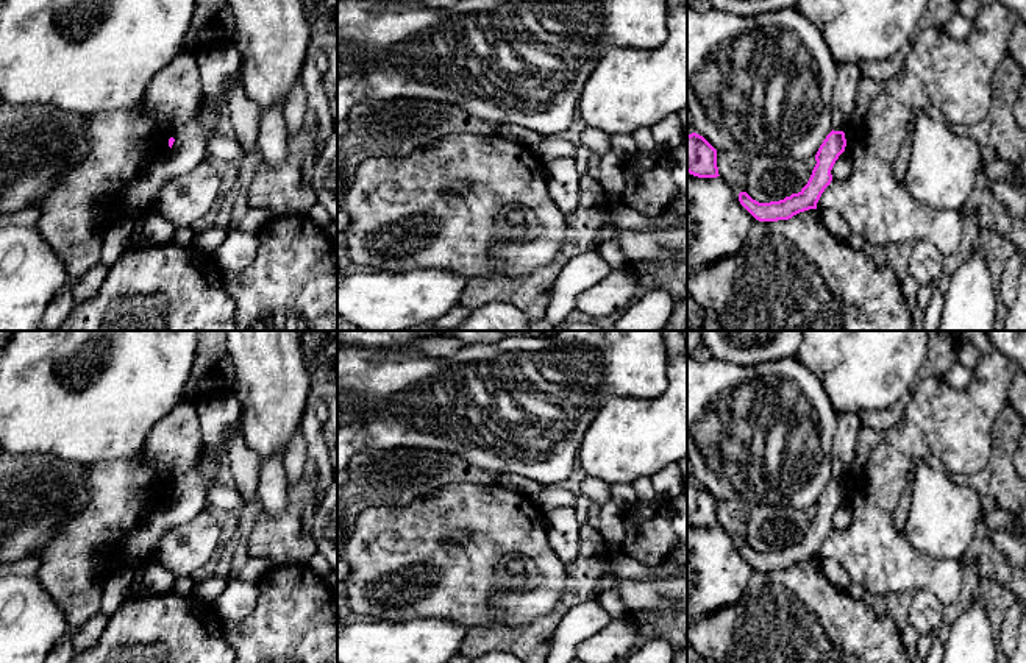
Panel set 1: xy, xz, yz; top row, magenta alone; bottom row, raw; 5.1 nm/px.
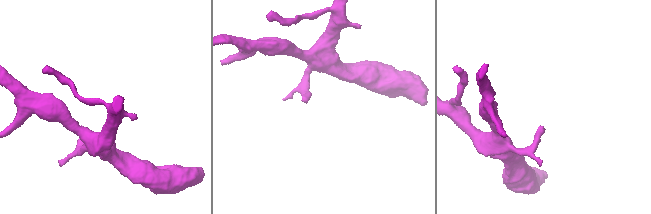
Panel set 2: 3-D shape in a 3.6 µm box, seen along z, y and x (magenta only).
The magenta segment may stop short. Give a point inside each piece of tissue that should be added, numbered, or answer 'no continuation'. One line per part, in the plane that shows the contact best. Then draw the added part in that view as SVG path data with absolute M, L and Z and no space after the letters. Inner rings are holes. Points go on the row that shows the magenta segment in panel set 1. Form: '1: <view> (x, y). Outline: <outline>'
no continuation

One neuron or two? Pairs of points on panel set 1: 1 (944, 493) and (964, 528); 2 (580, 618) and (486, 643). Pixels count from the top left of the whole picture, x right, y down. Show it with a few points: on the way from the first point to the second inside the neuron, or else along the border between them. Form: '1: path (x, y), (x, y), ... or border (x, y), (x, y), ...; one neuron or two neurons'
1: path (944, 501), (944, 507), (956, 520); one neuron
2: border (587, 599), (573, 606), (564, 615), (548, 646); two neurons

